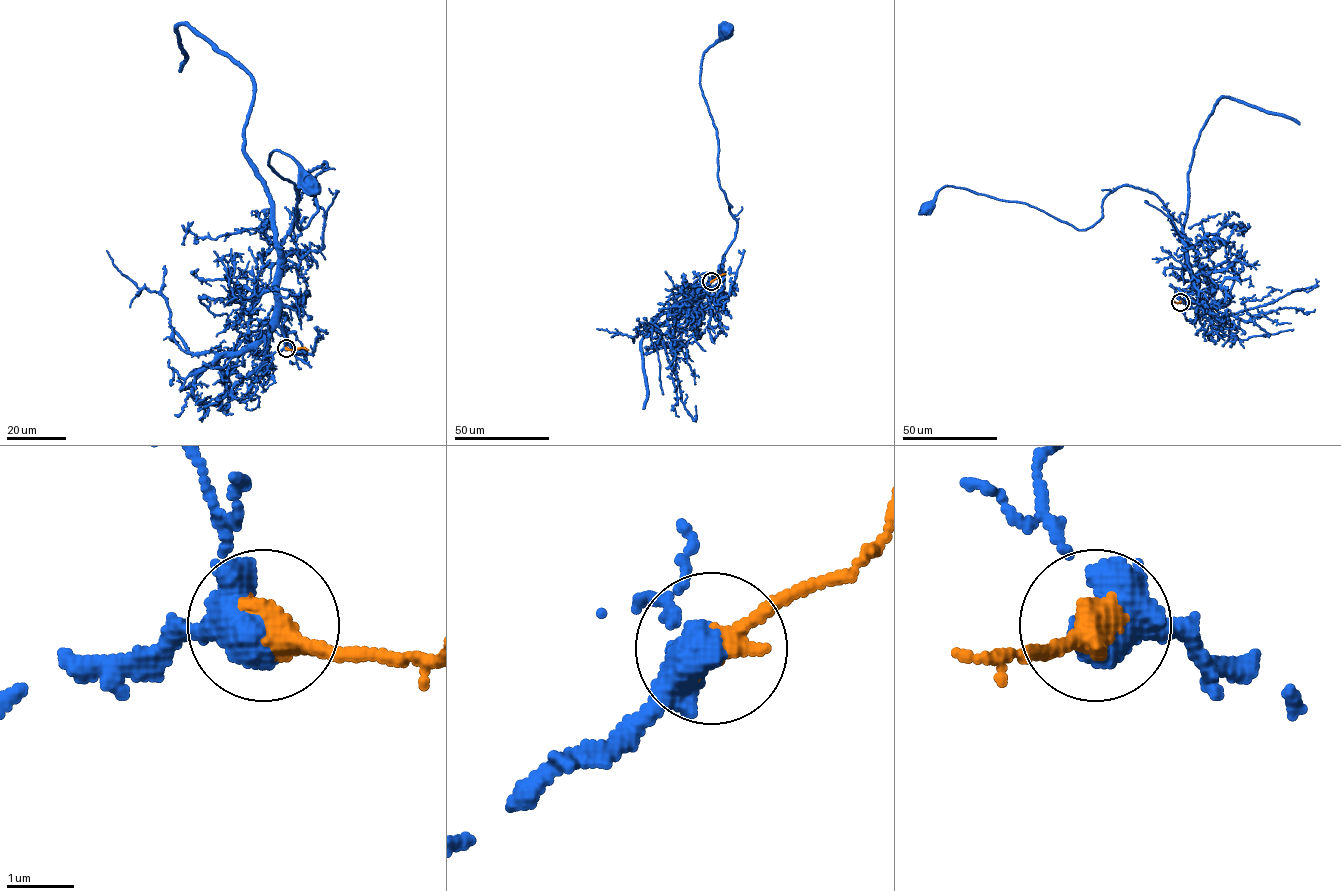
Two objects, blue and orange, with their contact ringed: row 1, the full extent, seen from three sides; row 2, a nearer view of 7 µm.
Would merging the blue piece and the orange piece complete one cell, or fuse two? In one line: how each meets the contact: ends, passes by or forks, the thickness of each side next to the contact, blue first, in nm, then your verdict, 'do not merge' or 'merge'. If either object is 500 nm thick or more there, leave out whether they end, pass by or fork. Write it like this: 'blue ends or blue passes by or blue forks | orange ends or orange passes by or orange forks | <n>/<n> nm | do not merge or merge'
blue forks | orange ends | 420/480 nm | merge

